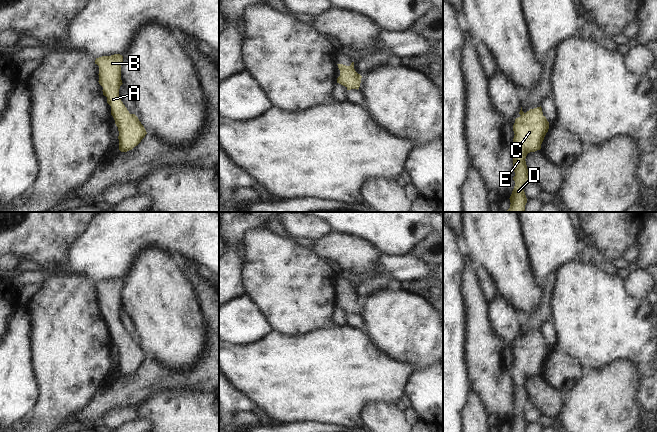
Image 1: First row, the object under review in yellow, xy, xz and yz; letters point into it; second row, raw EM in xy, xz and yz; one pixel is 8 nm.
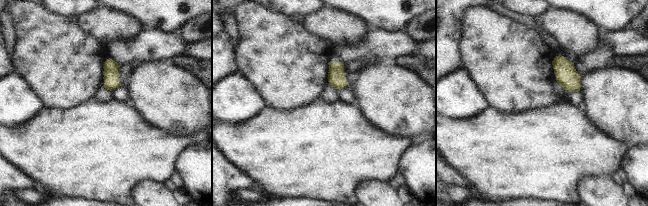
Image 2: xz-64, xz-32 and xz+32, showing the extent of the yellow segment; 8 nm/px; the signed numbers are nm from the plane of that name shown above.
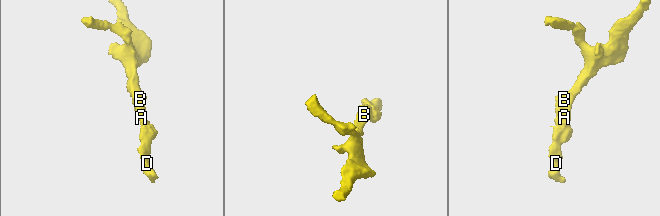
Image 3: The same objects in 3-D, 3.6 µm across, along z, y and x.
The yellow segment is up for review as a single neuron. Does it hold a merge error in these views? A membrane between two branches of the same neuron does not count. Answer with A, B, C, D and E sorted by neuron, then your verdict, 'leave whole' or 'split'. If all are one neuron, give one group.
groups A B C D E; leave whole

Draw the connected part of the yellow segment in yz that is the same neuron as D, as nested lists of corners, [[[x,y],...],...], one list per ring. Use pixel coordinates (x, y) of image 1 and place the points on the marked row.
[[[541,106],[530,109],[526,113],[521,107],[519,114],[521,116],[515,119],[513,125],[515,135],[512,155],[515,186],[509,198],[511,204],[507,212],[525,212],[527,198],[524,186],[531,183],[525,159],[528,153],[541,149],[541,144],[549,129],[549,122],[543,115]]]

